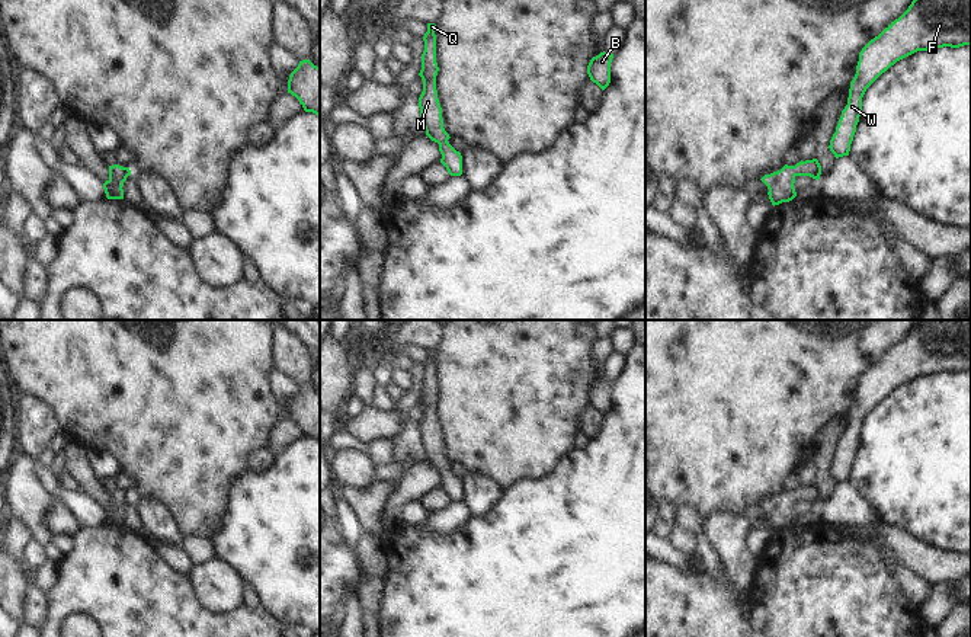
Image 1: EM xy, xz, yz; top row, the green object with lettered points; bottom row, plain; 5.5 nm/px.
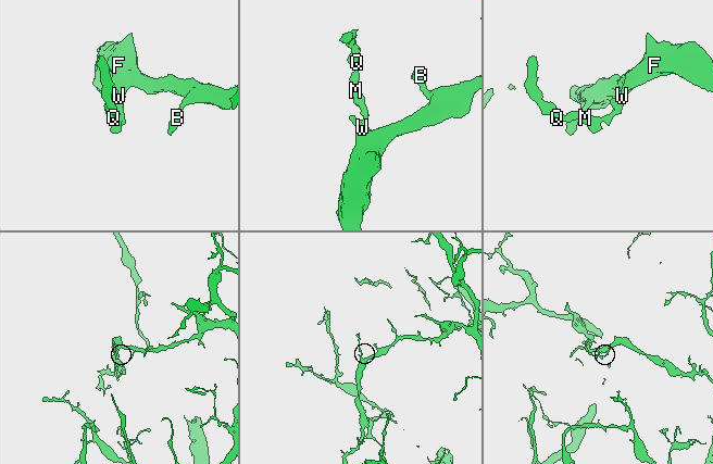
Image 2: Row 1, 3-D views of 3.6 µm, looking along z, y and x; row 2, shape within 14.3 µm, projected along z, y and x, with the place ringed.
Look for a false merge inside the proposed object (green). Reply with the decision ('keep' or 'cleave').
keep

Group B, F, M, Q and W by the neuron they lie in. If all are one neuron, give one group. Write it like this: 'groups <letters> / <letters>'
groups B F M Q W

